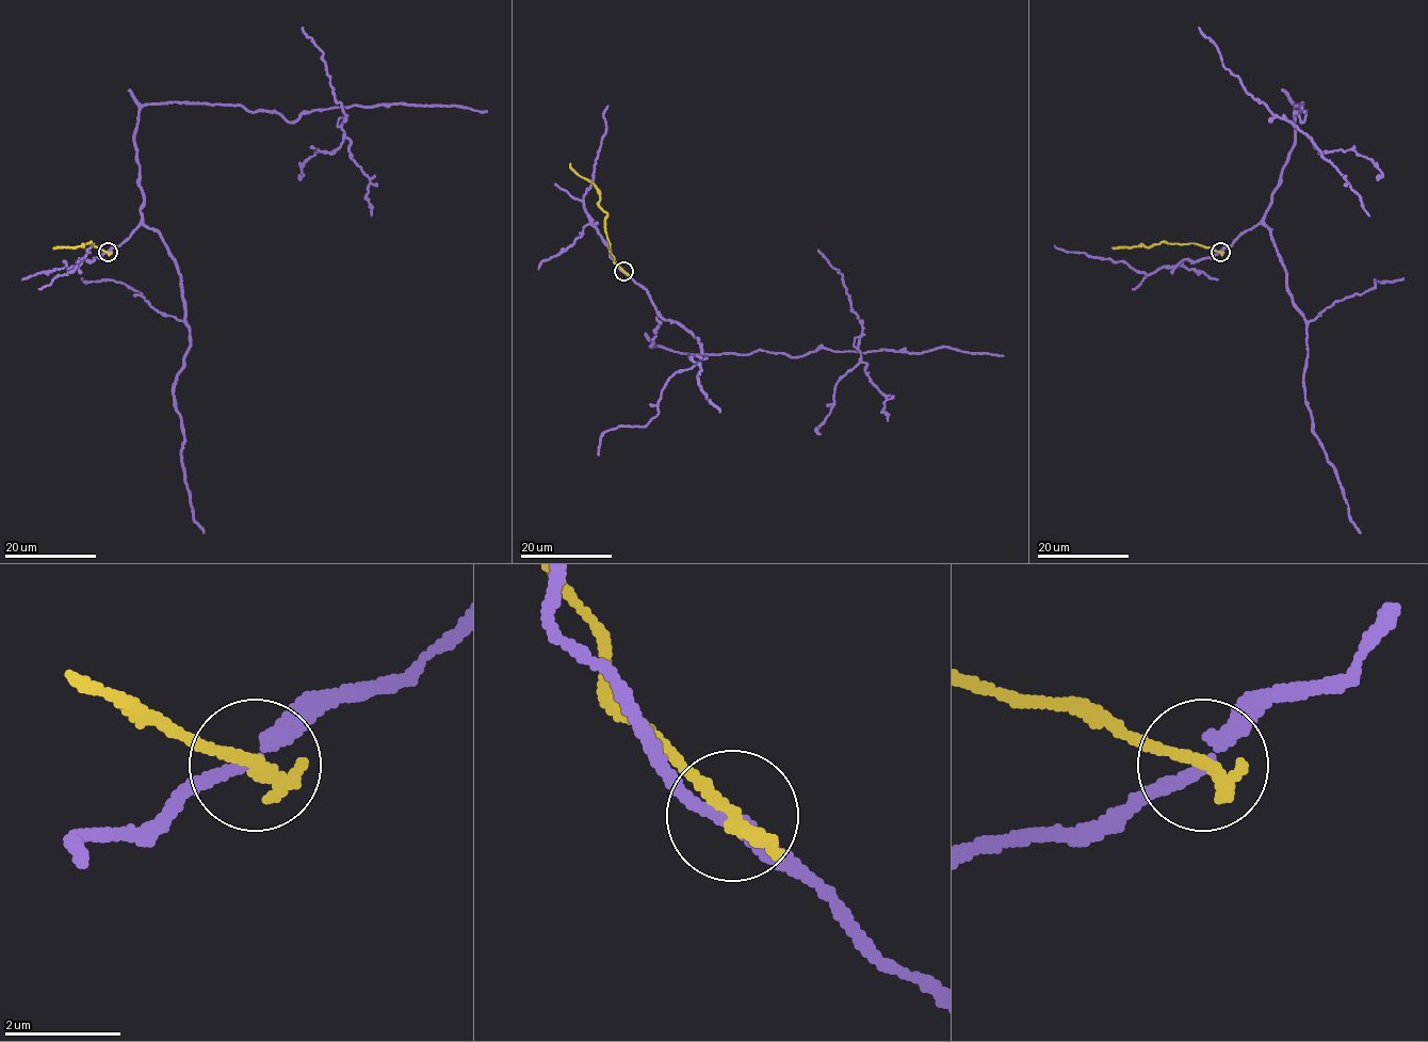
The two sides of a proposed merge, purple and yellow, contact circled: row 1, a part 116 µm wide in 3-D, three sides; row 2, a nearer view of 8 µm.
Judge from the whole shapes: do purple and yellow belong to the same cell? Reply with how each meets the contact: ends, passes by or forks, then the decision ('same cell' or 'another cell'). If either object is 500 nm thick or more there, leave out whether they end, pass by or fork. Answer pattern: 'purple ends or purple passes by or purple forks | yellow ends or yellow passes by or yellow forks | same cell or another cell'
purple passes by | yellow ends | another cell

